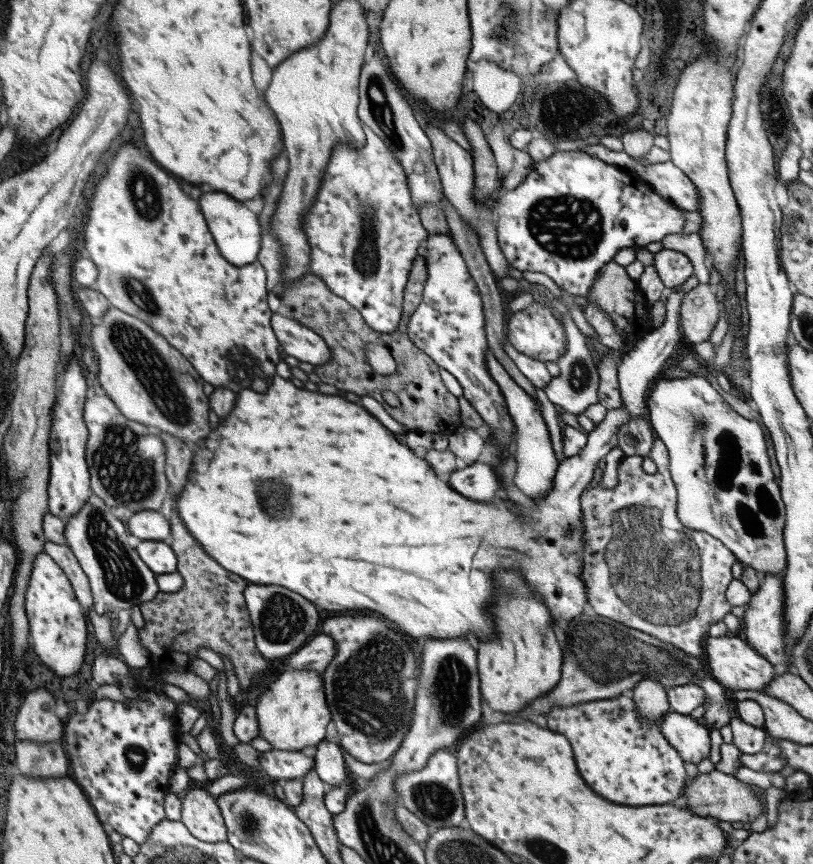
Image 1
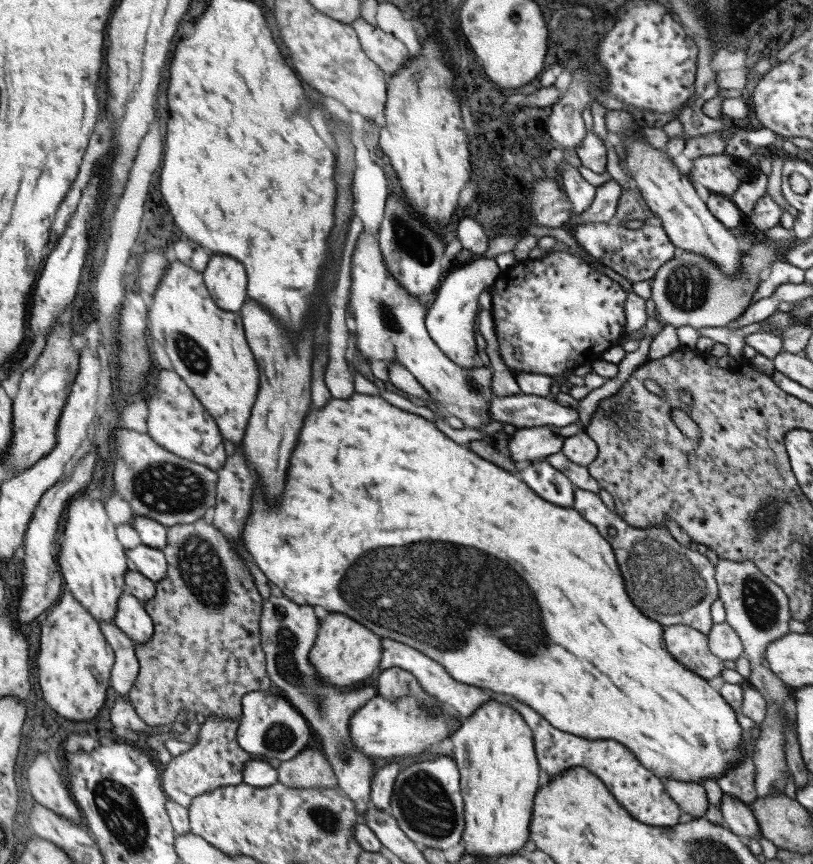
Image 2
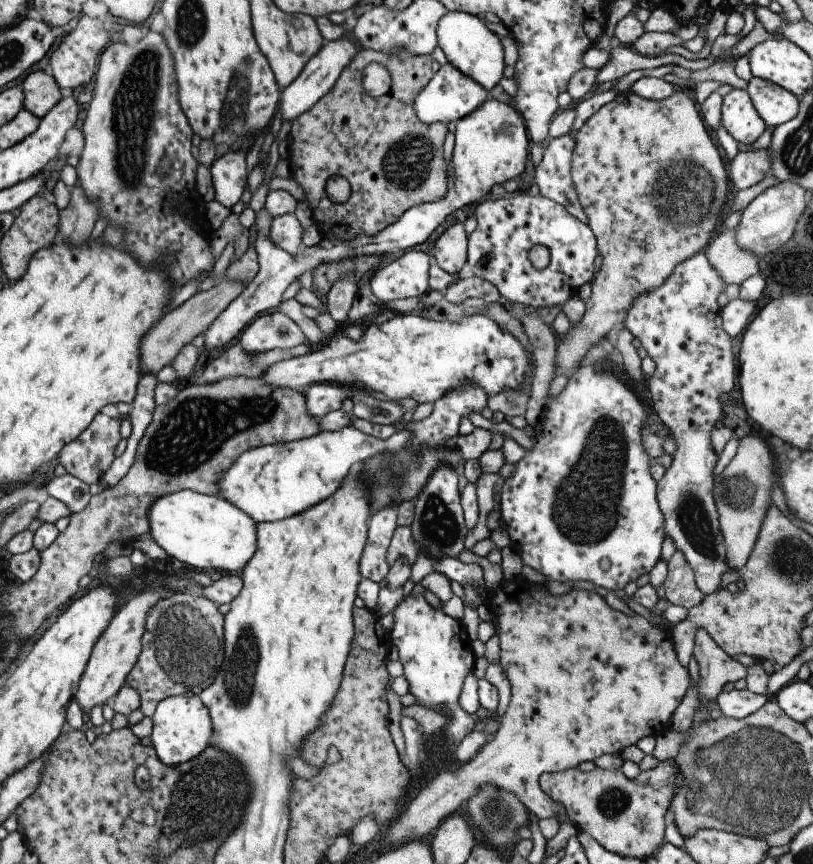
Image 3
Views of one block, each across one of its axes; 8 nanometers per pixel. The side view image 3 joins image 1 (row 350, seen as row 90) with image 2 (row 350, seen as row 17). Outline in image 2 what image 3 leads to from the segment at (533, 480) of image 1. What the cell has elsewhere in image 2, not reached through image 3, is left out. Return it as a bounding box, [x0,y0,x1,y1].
[425,256,501,368]

